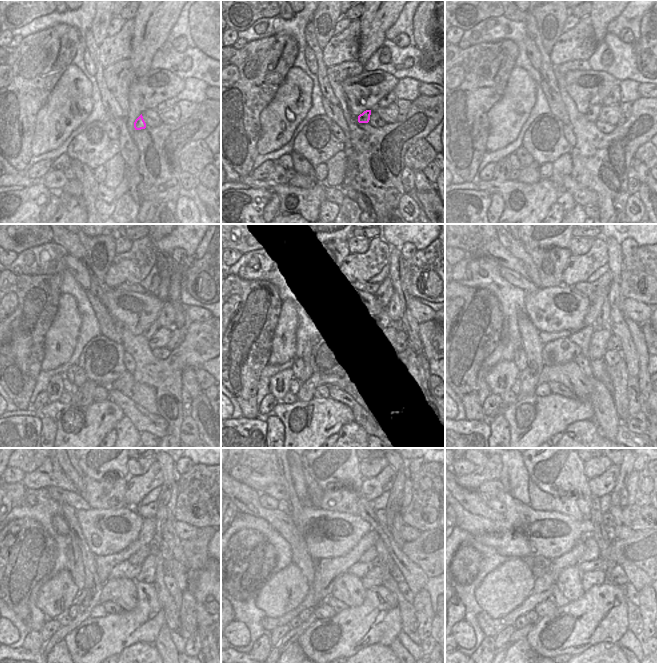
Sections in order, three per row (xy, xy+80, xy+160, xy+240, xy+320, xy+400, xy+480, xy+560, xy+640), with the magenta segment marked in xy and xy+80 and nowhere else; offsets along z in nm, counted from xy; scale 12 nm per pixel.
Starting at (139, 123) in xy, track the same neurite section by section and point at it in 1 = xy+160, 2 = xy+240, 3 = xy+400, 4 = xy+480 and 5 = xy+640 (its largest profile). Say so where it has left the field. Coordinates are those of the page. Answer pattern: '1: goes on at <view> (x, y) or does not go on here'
1: goes on at xy+160 (593, 111)
2: goes on at xy+240 (150, 330)
3: goes on at xy+400 (603, 319)
4: goes on at xy+480 (161, 515)
5: goes on at xy+640 (626, 468)

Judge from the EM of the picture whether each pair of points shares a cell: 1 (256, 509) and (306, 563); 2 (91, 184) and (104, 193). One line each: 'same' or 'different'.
1: same
2: different

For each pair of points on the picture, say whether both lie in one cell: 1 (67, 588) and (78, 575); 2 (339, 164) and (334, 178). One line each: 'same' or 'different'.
1: different
2: same

